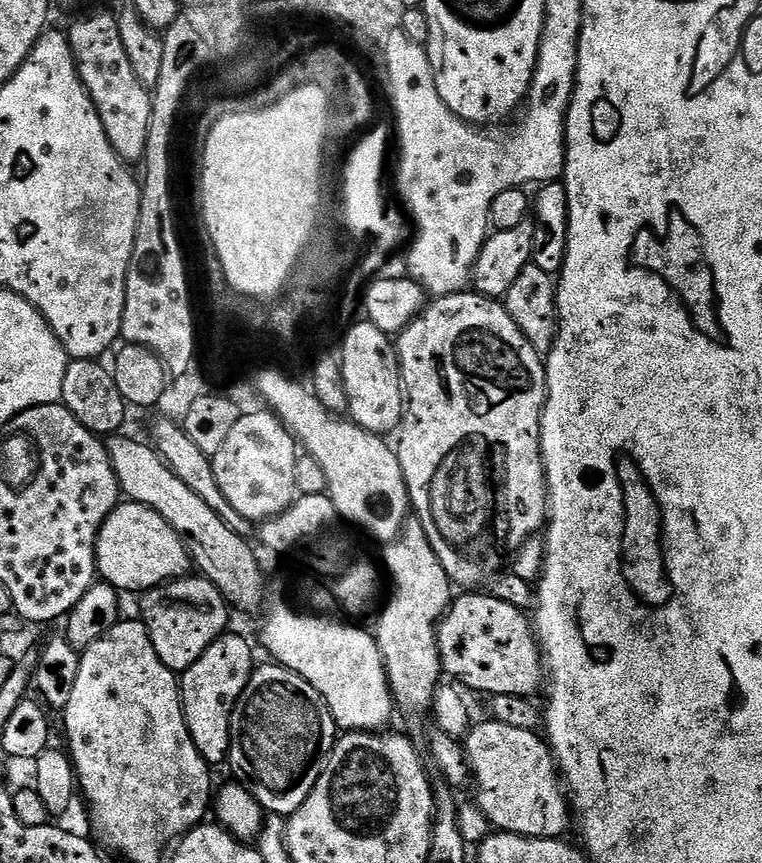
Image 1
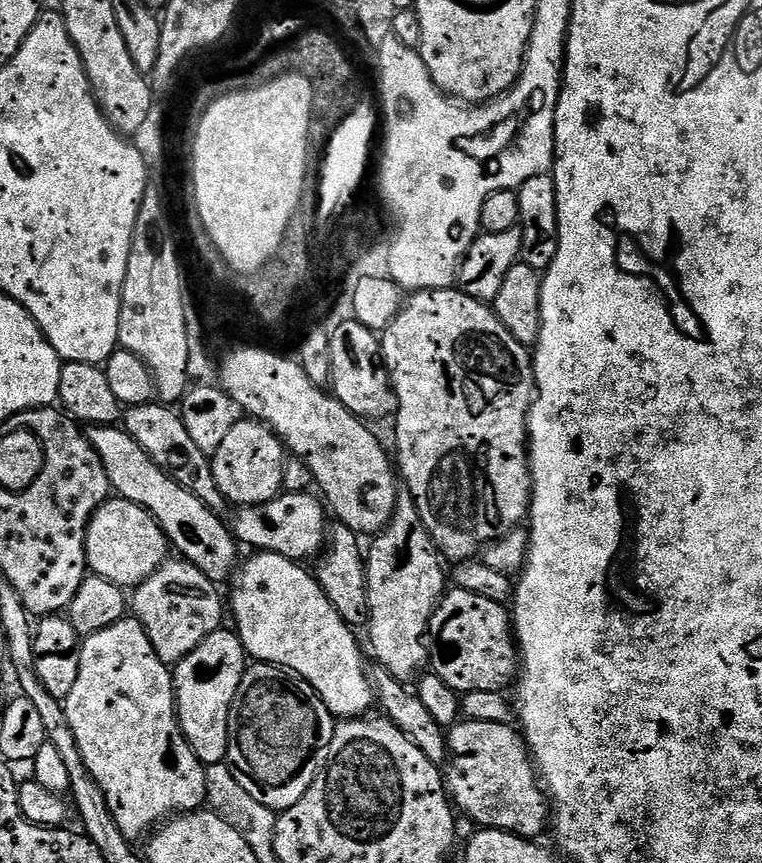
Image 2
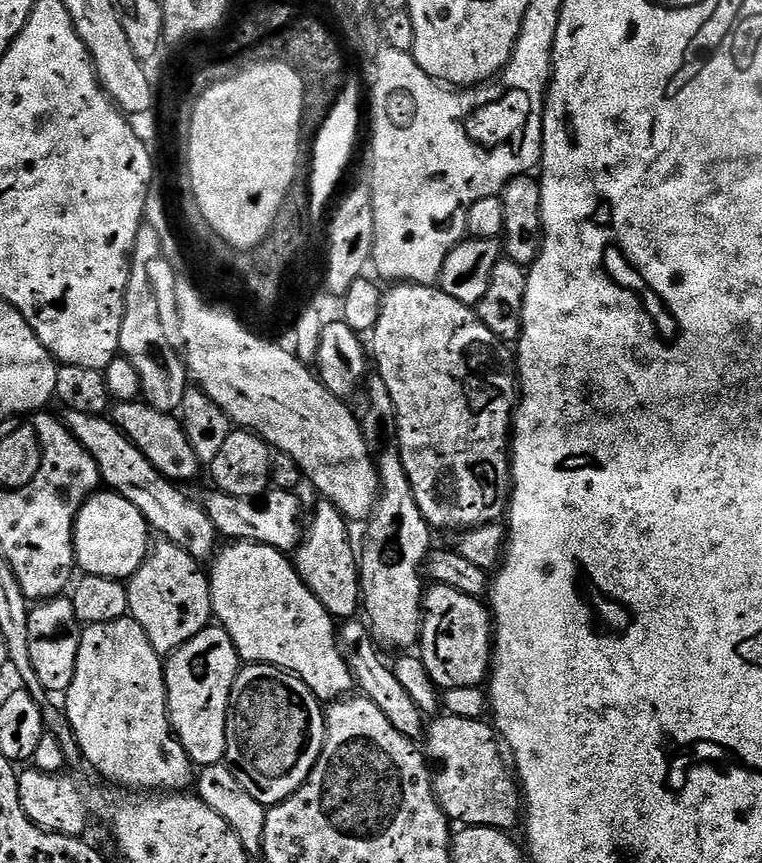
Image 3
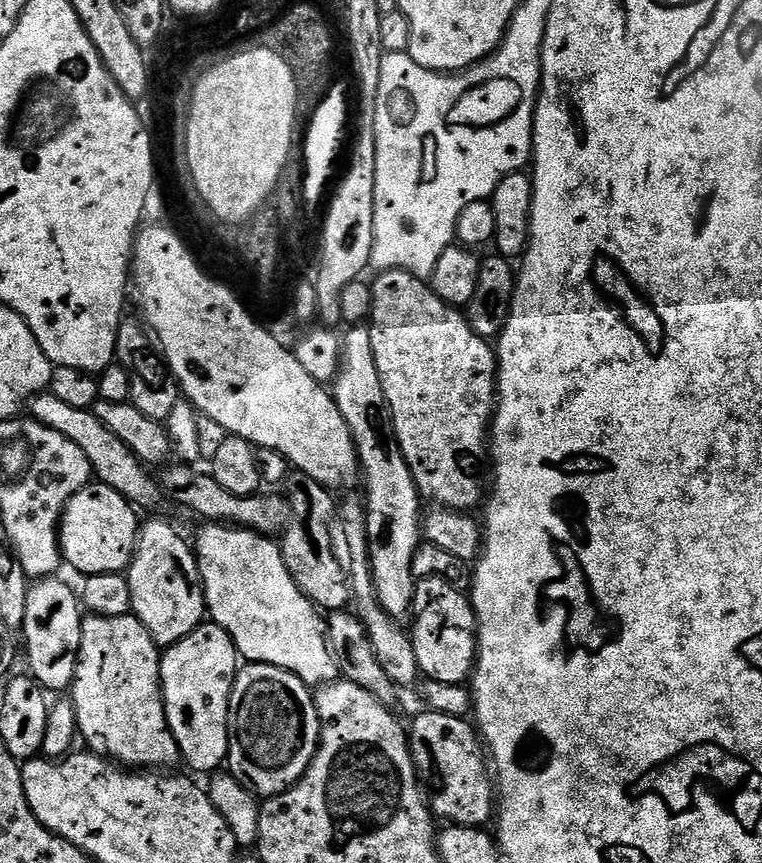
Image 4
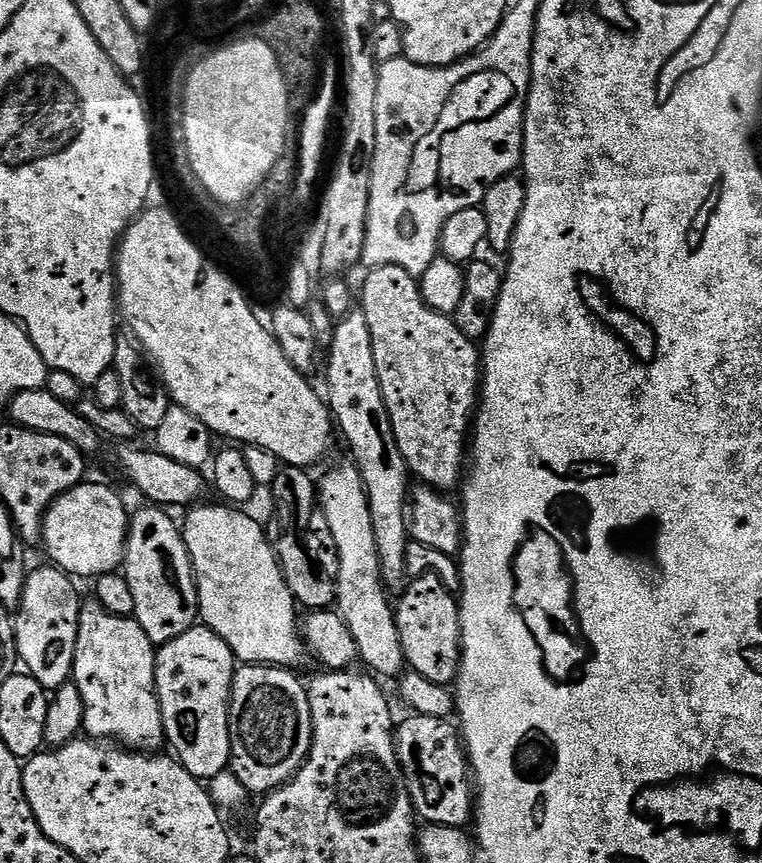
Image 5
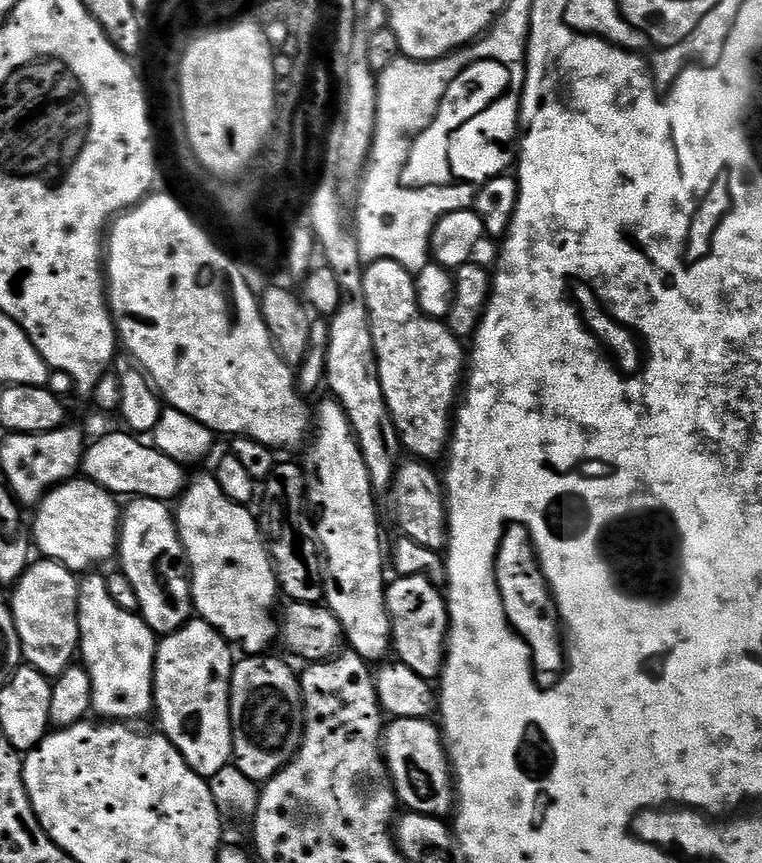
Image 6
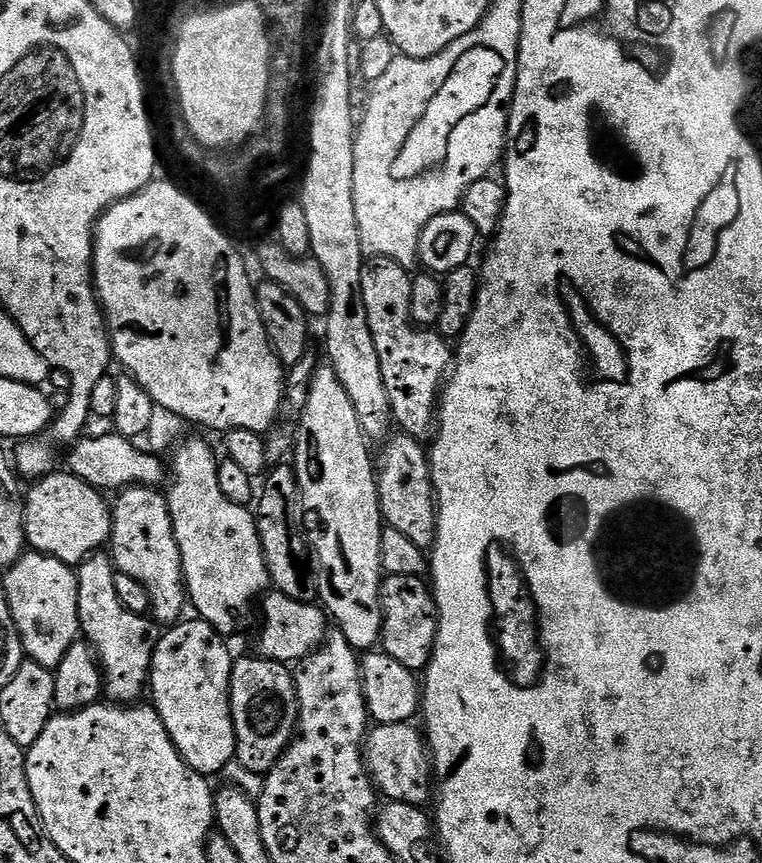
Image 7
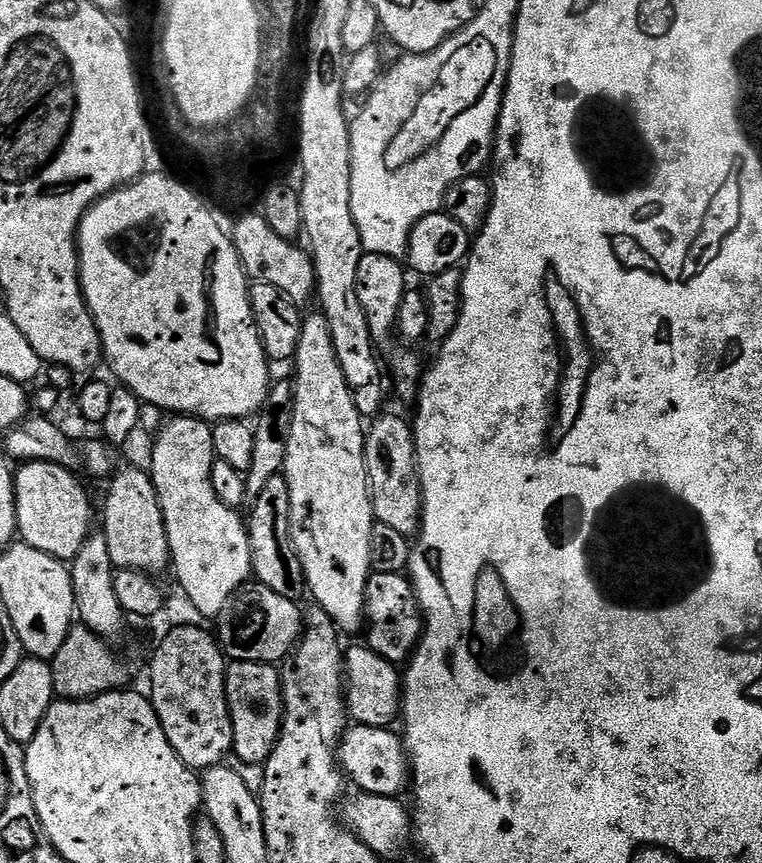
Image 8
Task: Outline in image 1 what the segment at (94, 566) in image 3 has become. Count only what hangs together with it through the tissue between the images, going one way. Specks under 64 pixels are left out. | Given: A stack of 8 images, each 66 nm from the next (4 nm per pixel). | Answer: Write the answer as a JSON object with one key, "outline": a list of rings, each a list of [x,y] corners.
{"outline":[[[117,504],[96,535],[95,549],[99,579],[124,594],[143,594],[149,588],[157,588],[159,584],[189,575],[193,567],[182,538],[174,534],[170,522],[145,504]]]}

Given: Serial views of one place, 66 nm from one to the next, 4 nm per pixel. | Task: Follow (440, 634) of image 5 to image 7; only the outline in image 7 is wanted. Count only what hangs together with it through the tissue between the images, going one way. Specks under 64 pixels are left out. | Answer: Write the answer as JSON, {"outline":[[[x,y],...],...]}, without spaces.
{"outline":[[[385,575],[380,581],[380,606],[382,622],[379,643],[382,651],[390,654],[394,662],[402,662],[402,666],[410,671],[423,673],[432,658],[432,647],[438,630],[436,598],[429,585],[419,576]]]}

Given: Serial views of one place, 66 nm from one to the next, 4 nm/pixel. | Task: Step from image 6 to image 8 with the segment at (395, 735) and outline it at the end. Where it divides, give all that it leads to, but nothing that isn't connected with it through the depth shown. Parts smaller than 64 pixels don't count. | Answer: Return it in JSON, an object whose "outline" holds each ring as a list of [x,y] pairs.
{"outline":[[[353,723],[351,727],[345,731],[344,737],[340,740],[338,749],[338,759],[340,762],[340,770],[344,773],[349,781],[352,780],[355,786],[361,792],[369,792],[370,794],[378,794],[379,796],[403,797],[403,792],[407,793],[410,788],[410,765],[408,762],[408,754],[404,751],[404,742],[399,735],[392,733],[391,727],[375,728],[374,726],[362,726]]]}

